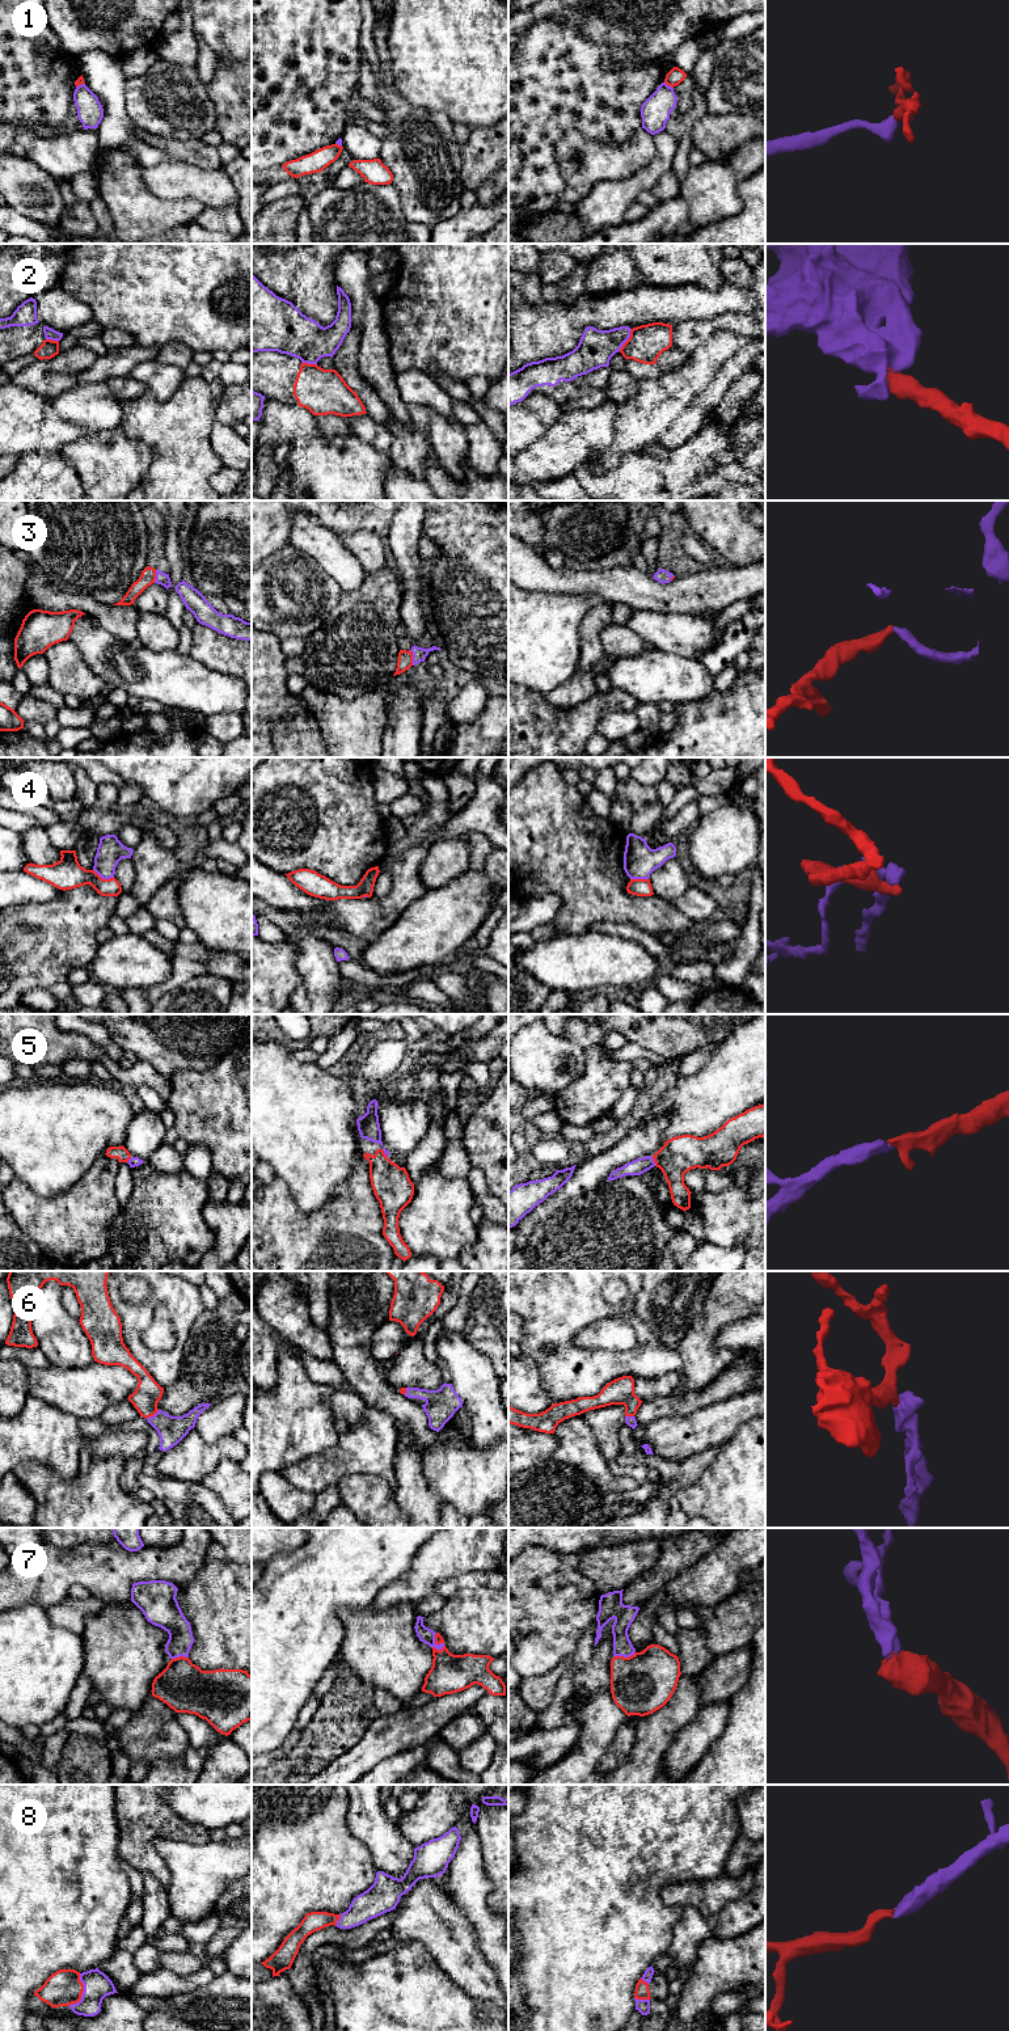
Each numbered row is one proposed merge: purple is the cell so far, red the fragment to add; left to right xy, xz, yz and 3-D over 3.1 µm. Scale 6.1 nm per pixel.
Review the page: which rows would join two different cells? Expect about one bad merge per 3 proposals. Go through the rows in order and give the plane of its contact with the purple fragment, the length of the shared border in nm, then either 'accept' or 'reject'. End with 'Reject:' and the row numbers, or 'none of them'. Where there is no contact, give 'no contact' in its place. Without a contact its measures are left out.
1: yz | 70 nm | reject
2: yz | 160 nm | reject
3: xz | 100 nm | accept
4: xy | 140 nm | reject
5: yz | 60 nm | accept
6: xy | 100 nm | accept
7: yz | 140 nm | accept
8: xy | 220 nm | accept
Reject: 1, 2, 4

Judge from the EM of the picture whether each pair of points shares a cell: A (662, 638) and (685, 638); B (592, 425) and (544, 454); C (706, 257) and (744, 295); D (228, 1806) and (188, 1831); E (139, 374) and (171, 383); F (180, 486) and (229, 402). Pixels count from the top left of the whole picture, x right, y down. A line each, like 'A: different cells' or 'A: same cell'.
A: same cell
B: same cell
C: different cells
D: different cells
E: same cell
F: same cell

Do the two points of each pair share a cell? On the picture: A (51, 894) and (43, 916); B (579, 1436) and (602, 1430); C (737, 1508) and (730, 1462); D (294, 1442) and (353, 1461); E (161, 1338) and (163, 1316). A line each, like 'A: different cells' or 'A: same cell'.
A: different cells
B: different cells
C: same cell
D: different cells
E: same cell

